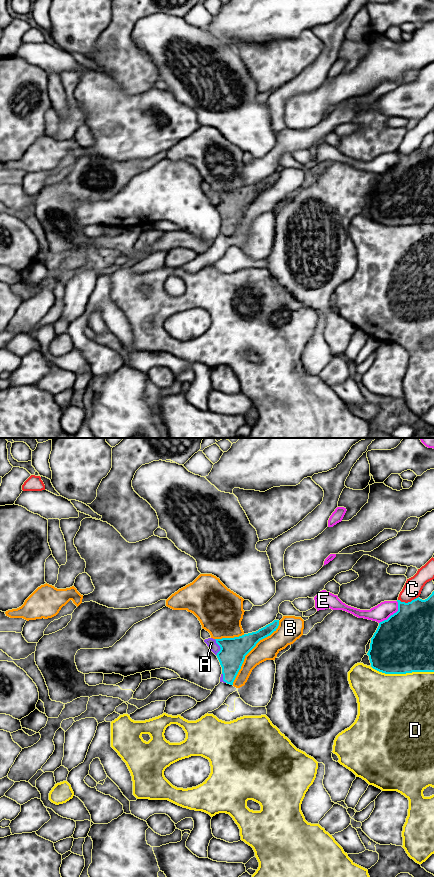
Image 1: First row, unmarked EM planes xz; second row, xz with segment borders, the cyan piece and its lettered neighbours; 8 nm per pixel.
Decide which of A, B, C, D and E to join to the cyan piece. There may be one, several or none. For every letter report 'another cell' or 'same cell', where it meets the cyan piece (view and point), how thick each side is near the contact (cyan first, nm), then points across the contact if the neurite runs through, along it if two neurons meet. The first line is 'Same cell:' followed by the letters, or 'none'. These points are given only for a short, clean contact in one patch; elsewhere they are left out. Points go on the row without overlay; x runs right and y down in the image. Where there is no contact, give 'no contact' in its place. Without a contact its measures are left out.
Same cell: A
A: same cell | xz (220, 199) | 220/80 nm | across xz (231, 208), (220, 199), (211, 195)
B: another cell | xz (250, 202) | 220/180 nm
C: another cell | xz (408, 154) | 400/150 nm
D: another cell | xz (402, 225) | 480/500 nm
E: another cell | xz (393, 166) | 480/140 nm

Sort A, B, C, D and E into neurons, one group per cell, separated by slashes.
A / B / C / D / E

